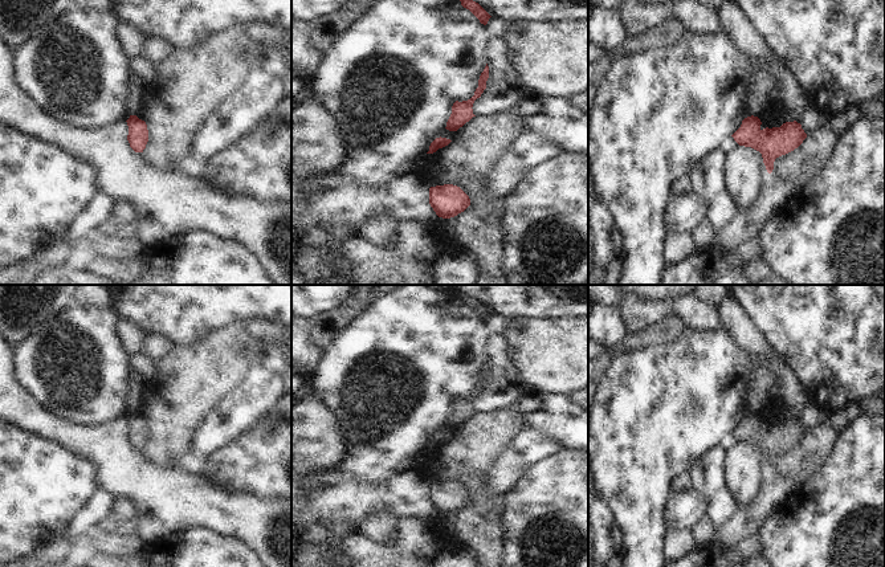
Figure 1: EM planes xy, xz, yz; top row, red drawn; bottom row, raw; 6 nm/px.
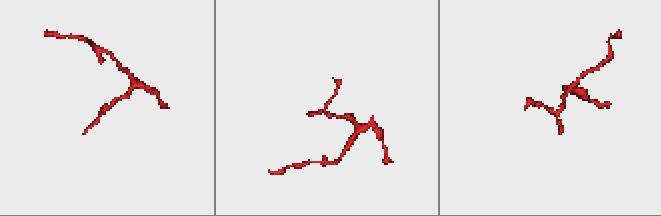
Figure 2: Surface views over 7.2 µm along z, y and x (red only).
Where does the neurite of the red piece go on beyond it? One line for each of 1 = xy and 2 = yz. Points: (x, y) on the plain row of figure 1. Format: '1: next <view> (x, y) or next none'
1: next none
2: next none

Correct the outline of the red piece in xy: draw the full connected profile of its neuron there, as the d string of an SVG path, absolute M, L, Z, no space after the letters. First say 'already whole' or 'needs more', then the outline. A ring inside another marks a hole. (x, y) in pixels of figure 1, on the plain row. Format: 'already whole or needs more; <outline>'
already whole; M130 412L126 419L129 423L127 437L130 444L135 449L143 449L148 438L148 427L146 419L139 416L136 412Z

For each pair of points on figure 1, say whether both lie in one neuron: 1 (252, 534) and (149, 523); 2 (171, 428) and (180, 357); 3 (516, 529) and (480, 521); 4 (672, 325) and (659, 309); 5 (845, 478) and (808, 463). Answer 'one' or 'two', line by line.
1: one
2: one
3: two
4: two
5: two

